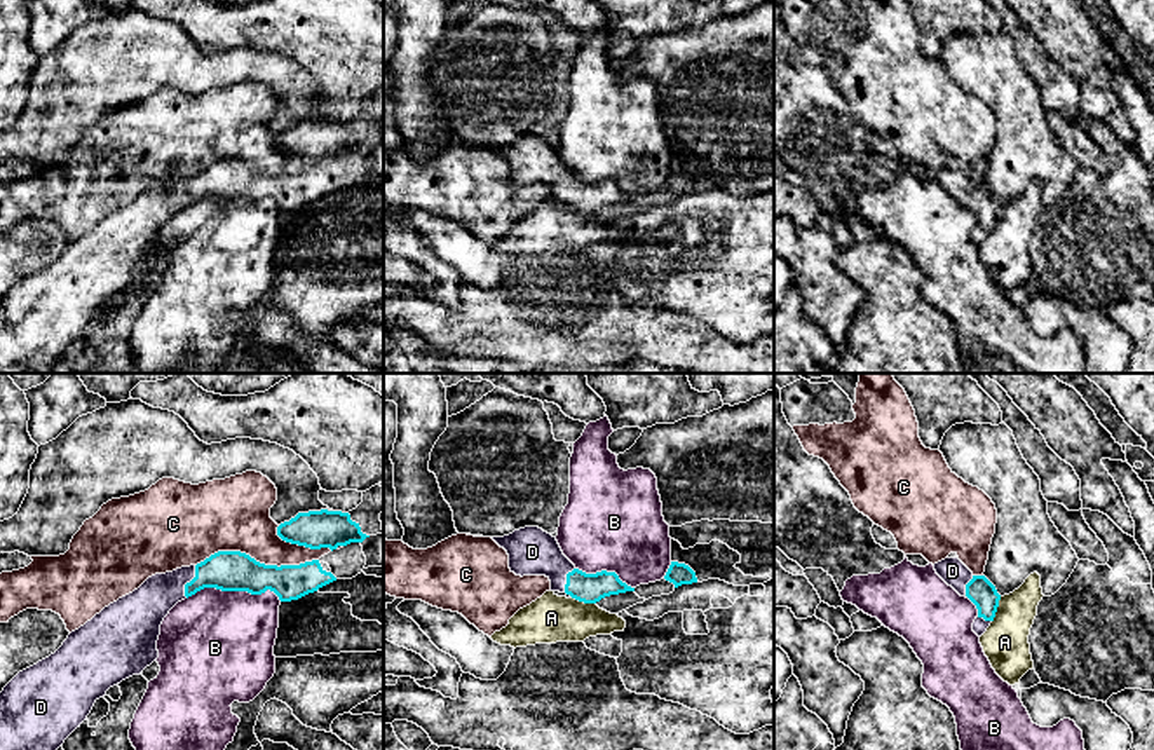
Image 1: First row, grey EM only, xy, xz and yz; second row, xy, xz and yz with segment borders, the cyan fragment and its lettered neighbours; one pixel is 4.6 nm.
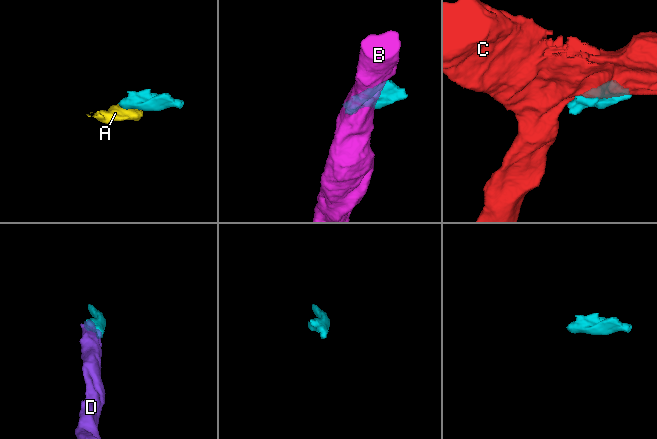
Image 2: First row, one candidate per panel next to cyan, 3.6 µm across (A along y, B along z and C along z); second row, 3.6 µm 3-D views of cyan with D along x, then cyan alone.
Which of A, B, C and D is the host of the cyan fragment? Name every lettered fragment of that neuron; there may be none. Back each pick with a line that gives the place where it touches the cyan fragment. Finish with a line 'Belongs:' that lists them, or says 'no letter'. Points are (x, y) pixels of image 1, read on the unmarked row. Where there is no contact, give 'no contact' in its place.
D: contact xy (190, 190)
Belongs: D

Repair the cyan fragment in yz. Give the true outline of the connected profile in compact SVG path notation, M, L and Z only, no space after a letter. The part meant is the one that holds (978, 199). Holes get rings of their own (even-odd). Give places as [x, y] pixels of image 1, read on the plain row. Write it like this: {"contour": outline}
{"contour": "M945 167L934 173L936 183L961 206L969 208L978 225L973 241L981 246L995 227L1001 204L985 185L974 185L959 167Z"}

